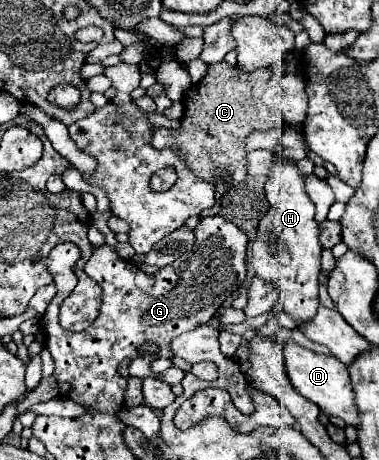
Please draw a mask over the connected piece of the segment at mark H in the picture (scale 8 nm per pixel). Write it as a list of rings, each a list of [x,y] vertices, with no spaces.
[[[283,148],[275,150],[277,164],[265,184],[265,196],[271,202],[269,212],[261,218],[257,238],[251,242],[251,264],[257,278],[273,284],[279,292],[279,302],[297,326],[311,320],[319,306],[319,224],[315,222],[315,204],[305,192],[305,182],[295,164],[283,158]]]

